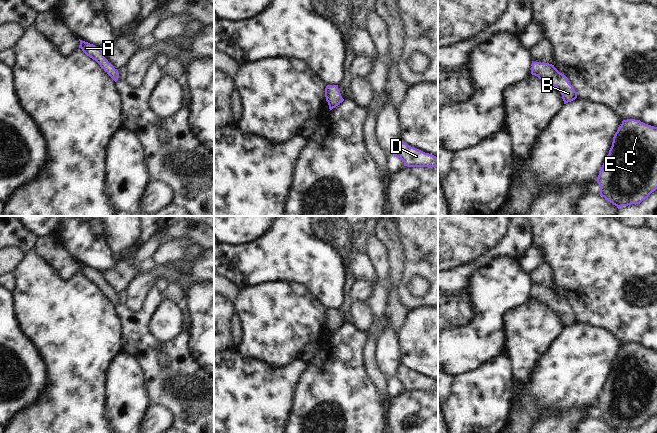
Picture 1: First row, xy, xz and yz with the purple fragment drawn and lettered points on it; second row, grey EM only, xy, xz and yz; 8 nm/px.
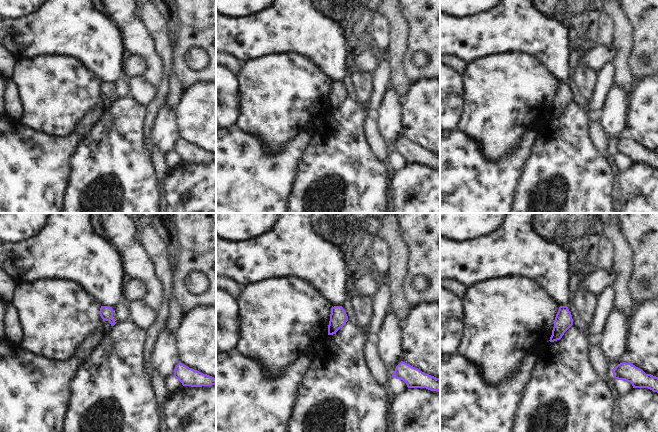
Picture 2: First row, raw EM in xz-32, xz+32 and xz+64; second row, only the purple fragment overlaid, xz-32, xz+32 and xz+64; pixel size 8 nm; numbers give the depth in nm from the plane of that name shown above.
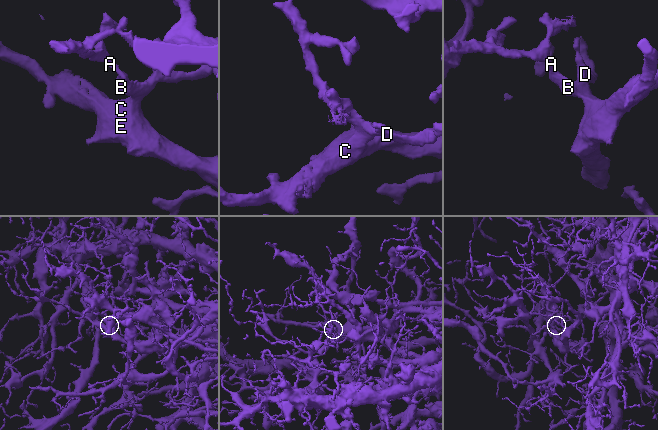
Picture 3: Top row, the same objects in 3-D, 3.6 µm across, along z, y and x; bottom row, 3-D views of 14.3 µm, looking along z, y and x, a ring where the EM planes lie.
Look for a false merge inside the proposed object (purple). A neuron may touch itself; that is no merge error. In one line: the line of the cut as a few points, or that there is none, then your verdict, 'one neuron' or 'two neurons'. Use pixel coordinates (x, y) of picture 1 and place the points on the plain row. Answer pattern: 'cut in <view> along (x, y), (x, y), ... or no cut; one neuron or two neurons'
no cut; one neuron

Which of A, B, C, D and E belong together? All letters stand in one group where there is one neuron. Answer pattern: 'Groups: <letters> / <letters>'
Groups: A B C D E.

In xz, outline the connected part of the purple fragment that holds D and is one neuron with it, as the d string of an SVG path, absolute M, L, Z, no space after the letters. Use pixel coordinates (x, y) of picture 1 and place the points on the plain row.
M400 365L394 377L407 391L438 391L438 381L425 377Z

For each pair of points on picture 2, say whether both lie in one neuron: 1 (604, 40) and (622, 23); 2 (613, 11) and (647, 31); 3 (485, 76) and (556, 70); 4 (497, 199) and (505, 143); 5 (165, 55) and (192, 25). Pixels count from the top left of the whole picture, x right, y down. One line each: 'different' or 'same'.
1: different
2: different
3: different
4: different
5: different

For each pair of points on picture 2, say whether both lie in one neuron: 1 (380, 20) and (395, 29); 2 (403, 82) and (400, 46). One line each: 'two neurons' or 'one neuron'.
1: two neurons
2: one neuron

